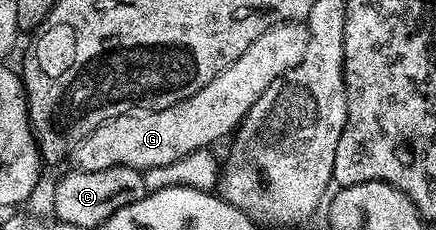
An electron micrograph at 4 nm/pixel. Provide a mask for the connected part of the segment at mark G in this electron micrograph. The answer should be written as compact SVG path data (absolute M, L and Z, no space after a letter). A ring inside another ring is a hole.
M289 22L274 26L268 32L262 33L257 40L250 42L250 46L241 56L226 70L222 70L206 86L198 88L196 93L188 96L184 100L157 108L155 110L131 110L123 113L120 117L115 117L105 122L102 126L91 129L88 136L82 142L76 144L76 148L70 153L71 167L81 172L93 172L94 170L106 170L107 168L134 168L145 170L152 167L166 166L174 163L184 156L212 146L215 140L220 140L223 136L231 137L239 128L244 115L250 110L250 106L284 72L292 69L306 54L308 45L308 30L303 23Z

